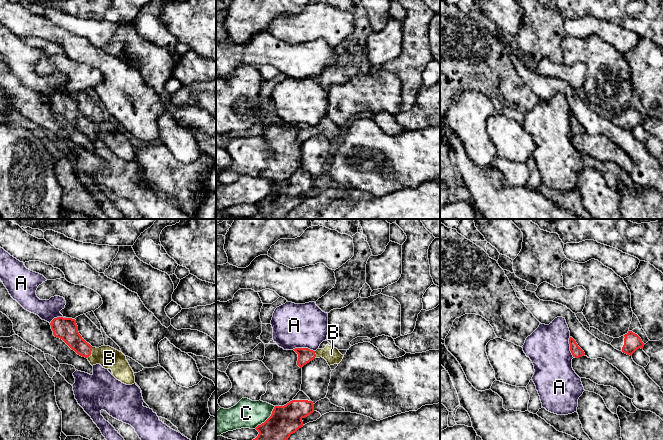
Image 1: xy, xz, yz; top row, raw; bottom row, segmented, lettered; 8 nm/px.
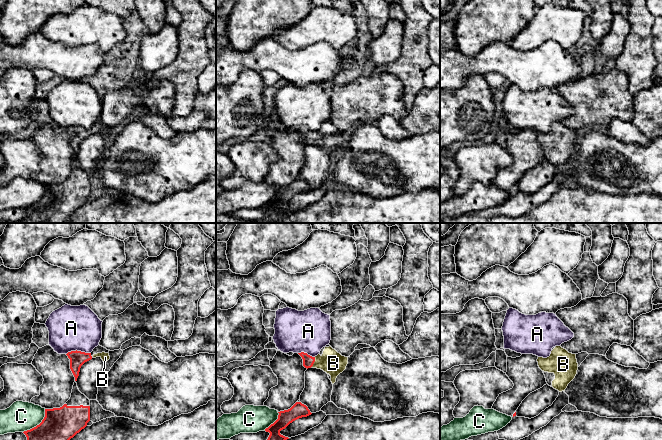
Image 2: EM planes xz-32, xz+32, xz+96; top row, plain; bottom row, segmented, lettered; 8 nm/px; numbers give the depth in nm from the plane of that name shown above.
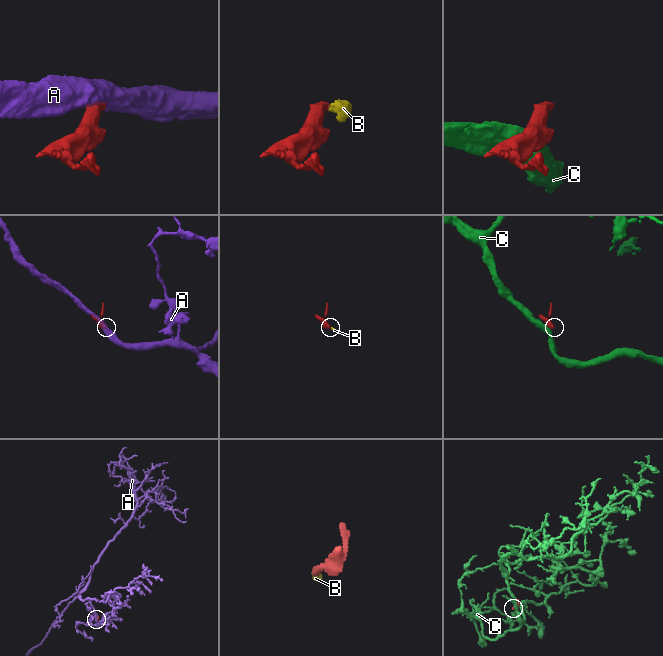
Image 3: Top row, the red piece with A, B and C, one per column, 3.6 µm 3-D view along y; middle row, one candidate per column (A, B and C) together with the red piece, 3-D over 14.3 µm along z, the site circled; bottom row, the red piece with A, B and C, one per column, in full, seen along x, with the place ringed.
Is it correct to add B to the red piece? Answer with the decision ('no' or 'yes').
yes

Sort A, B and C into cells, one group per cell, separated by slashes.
A / B / C

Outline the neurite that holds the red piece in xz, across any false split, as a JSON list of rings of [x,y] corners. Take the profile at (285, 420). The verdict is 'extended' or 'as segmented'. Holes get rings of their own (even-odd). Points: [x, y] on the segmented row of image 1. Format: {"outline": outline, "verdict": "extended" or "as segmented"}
{"outline": [[[300,390],[286,405],[274,407],[271,416],[255,428],[259,434],[253,440],[287,440],[304,426],[302,419],[313,412],[313,402]]], "verdict": "extended"}

